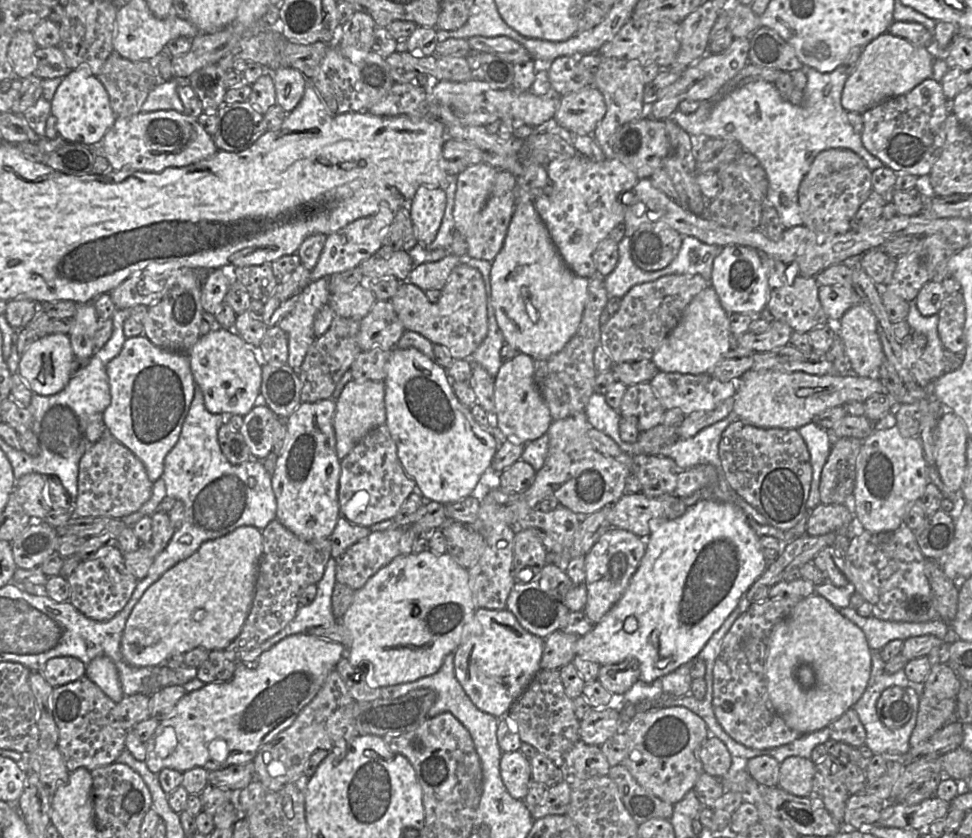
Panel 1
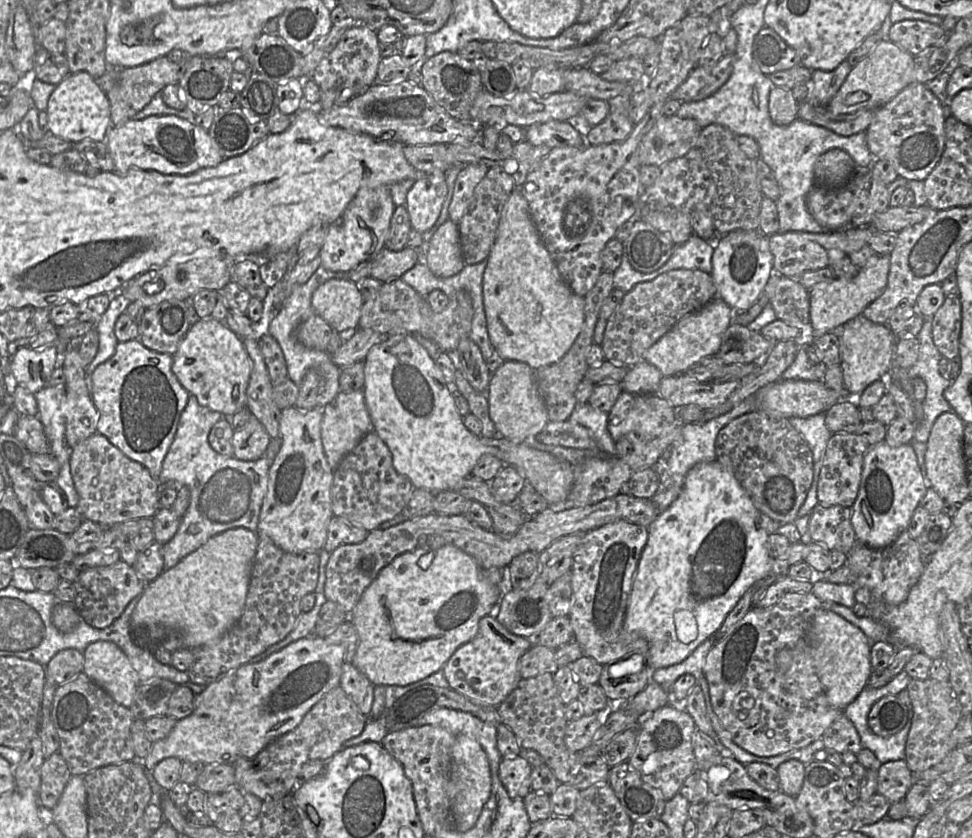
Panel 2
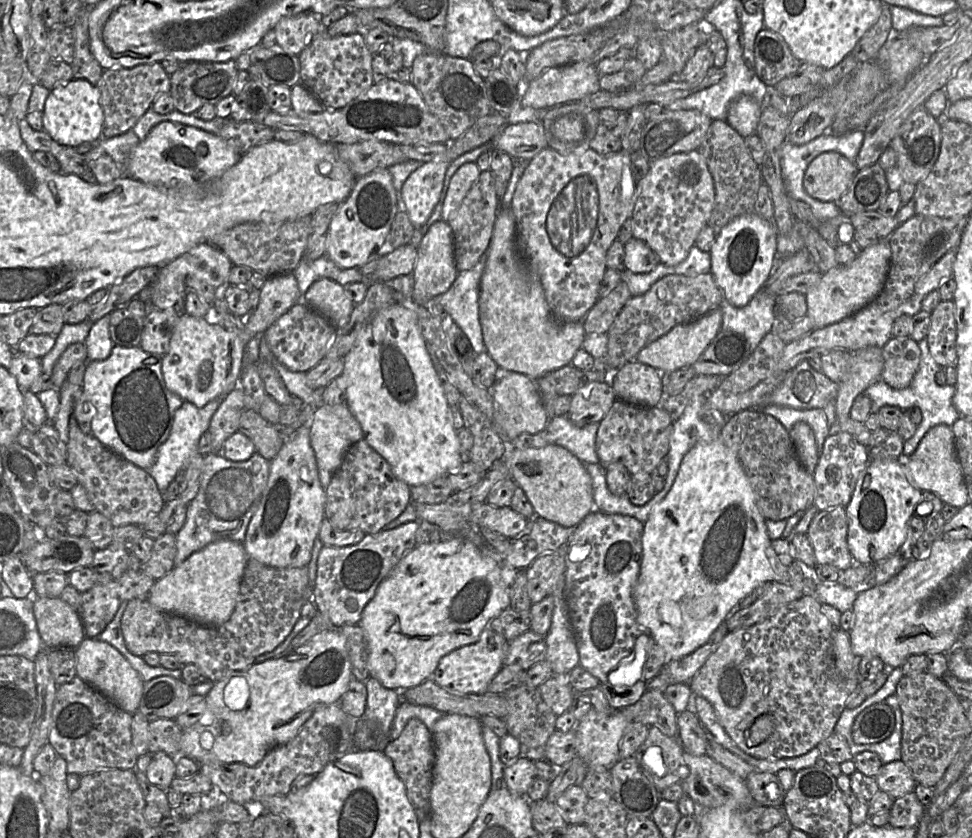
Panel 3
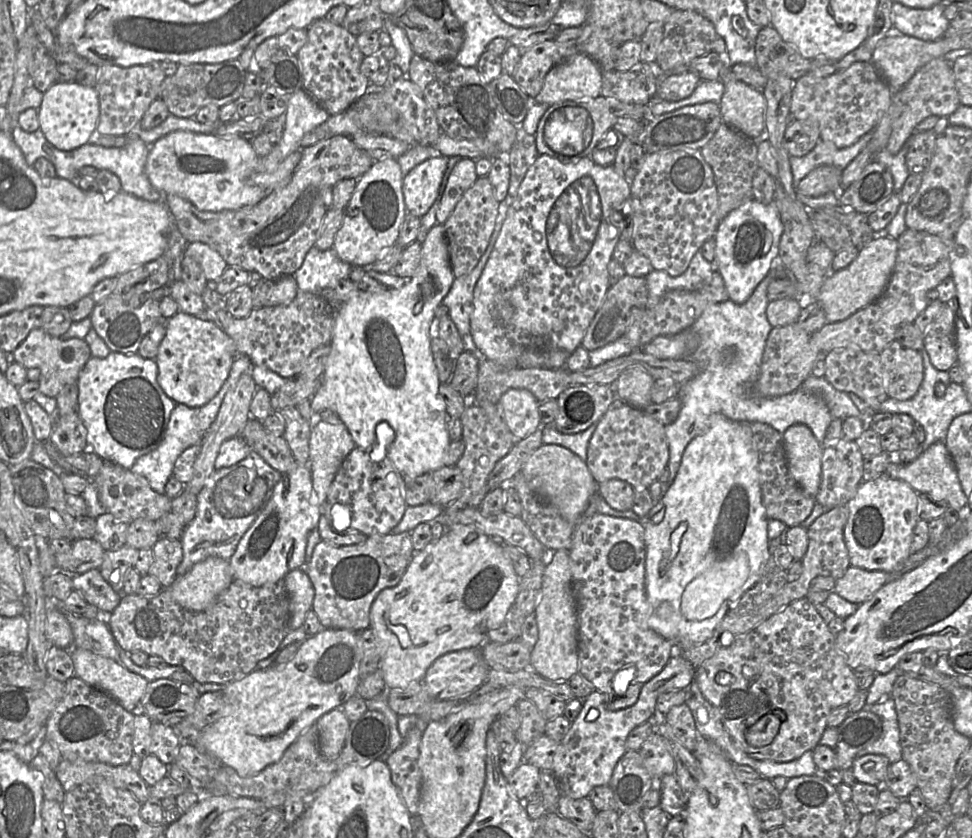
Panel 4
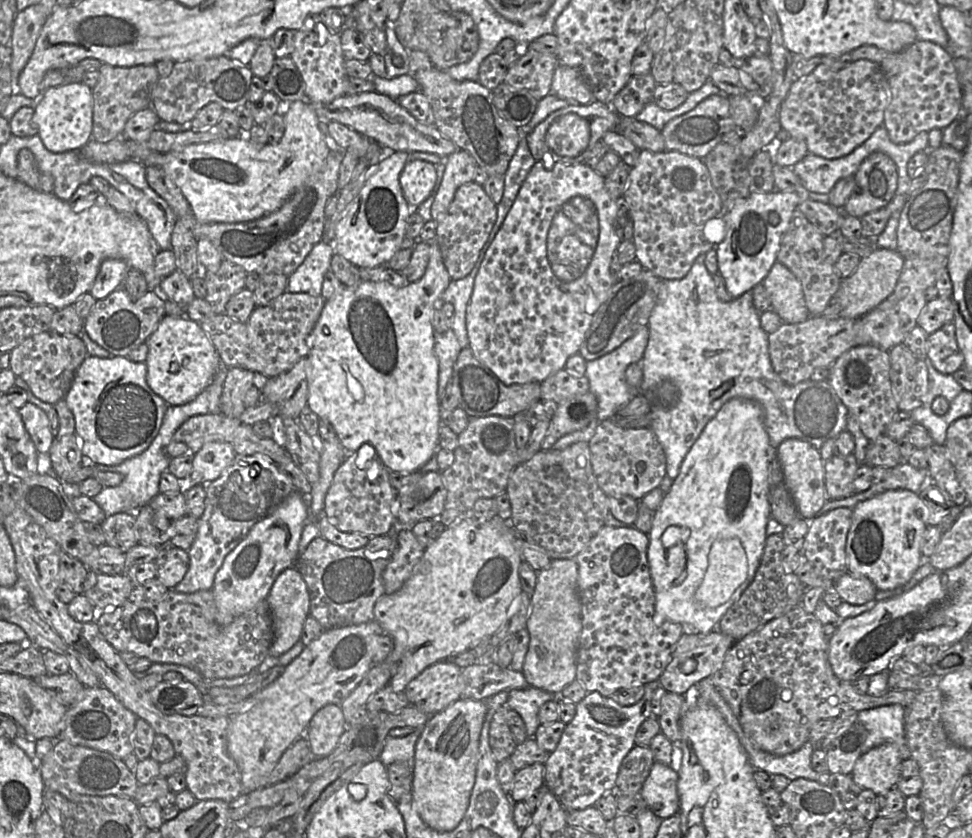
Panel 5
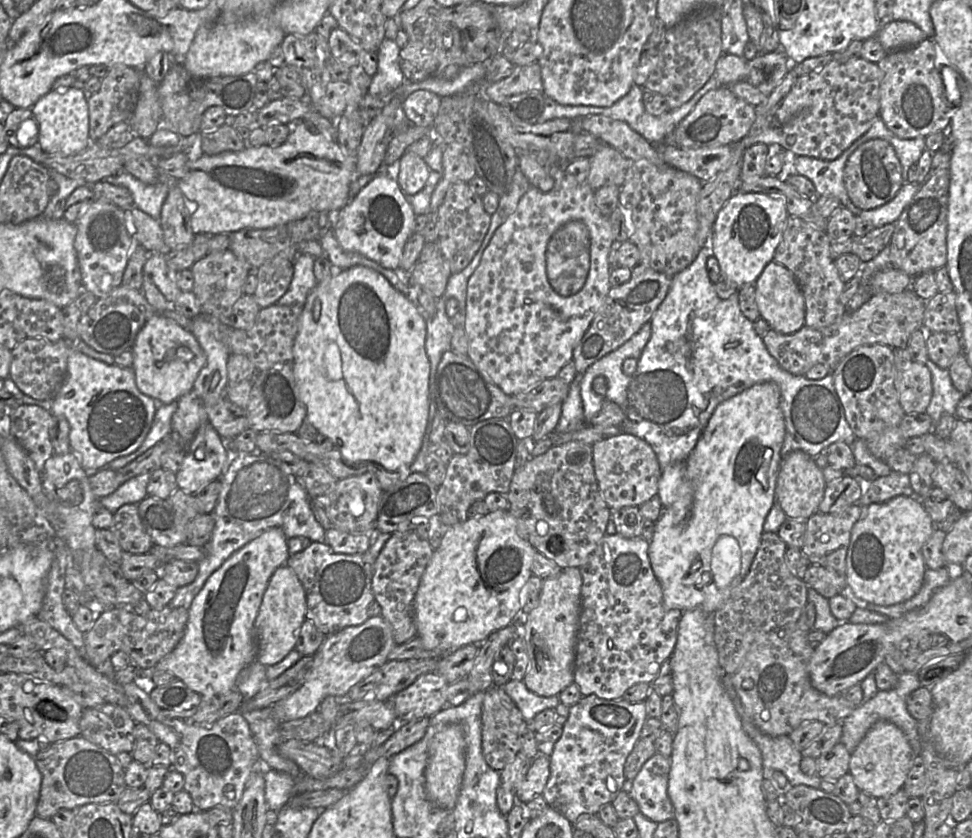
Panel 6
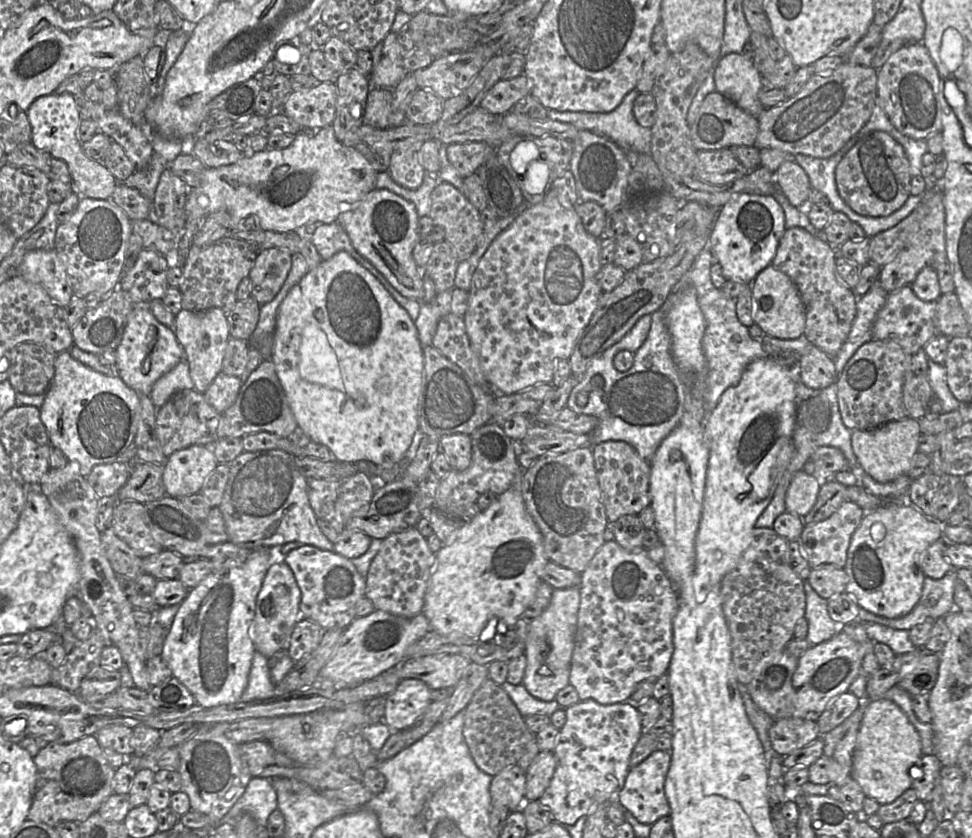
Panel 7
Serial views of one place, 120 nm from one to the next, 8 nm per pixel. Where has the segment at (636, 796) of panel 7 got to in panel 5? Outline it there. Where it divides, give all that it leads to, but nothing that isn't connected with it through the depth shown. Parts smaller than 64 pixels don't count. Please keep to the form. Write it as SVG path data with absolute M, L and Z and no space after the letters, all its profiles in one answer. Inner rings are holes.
M655 761L643 783L640 795L647 809L661 819L679 813L677 781L678 773L672 767Z

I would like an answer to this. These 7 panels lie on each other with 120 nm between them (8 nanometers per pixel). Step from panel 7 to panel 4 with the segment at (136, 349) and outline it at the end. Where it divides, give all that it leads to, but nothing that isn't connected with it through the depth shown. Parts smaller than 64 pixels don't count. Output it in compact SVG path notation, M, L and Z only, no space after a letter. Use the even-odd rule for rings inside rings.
M178 312L165 321L166 333L155 358L157 382L176 404L197 408L207 404L229 376L236 353L233 340L202 316Z

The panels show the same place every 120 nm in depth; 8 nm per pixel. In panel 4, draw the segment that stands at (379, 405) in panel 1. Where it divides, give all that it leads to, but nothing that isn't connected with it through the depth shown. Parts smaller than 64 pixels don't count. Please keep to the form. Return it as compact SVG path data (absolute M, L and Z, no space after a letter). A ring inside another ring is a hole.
M317 415L311 425L309 469L319 505L325 502L342 461L353 448L355 443L341 420L331 424L320 420Z

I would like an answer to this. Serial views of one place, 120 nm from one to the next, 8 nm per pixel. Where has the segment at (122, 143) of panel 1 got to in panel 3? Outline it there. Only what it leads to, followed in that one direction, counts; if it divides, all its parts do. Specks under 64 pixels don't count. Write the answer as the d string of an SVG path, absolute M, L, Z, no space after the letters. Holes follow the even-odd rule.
M163 121L154 126L147 137L133 149L126 165L126 174L146 184L176 186L177 183L205 184L219 178L241 158L233 146L220 136L193 126ZM205 144L207 155L200 154L199 145Z

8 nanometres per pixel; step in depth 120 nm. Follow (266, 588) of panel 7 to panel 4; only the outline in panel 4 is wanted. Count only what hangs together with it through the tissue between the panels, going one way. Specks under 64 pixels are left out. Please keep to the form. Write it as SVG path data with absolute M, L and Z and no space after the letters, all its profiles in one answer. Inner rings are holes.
M305 565L289 571L284 576L284 584L289 597L289 626L295 630L302 627L306 614L312 609L315 591Z

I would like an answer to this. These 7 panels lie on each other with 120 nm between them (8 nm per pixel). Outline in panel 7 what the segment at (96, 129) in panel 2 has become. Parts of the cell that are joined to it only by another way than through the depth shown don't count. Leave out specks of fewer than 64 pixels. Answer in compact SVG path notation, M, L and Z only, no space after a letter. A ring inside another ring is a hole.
M53 92L37 98L28 108L27 117L31 124L31 142L52 157L63 160L70 171L73 192L79 198L110 200L118 182L102 161L87 157L82 143L77 138L77 129L81 122L80 111L75 97L70 93Z

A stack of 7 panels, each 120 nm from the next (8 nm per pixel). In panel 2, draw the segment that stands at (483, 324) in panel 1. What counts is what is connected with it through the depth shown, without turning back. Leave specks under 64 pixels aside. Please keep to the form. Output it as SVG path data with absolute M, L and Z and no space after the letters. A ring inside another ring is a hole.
M402 279L384 282L374 296L364 302L361 309L359 328L371 329L383 335L420 333L432 340L442 352L454 354L459 342L469 337L473 318L473 304L467 290L457 291L450 297L447 307L440 313L434 312L426 297Z

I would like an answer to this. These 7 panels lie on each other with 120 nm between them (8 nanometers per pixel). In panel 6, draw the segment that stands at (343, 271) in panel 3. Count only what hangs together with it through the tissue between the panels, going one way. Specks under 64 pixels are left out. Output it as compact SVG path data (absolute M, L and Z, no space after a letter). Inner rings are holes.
M300 254L295 259L290 285L277 304L291 306L305 303L308 294L318 283L313 272L314 260L310 254Z

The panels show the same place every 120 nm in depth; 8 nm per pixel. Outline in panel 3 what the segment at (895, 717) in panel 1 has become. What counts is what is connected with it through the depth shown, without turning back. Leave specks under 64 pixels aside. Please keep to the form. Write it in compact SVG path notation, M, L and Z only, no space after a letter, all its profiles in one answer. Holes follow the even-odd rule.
M884 702L871 705L855 719L852 739L856 744L876 744L888 738L894 729L894 714Z

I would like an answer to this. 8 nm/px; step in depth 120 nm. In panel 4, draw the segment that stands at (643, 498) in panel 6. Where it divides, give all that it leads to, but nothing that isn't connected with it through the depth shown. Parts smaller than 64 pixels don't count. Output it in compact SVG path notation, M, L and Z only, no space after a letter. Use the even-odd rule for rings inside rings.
M616 398L597 423L587 448L585 461L597 484L610 479L629 483L634 490L643 490L658 480L667 467L669 449L665 426L644 412Z

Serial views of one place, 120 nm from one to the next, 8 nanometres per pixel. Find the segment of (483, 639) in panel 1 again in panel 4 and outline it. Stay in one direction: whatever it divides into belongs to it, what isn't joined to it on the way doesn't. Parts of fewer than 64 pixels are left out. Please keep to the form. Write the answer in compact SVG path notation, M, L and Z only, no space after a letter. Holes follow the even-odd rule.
M481 647L446 653L437 658L421 680L433 701L465 697L483 685L489 667Z

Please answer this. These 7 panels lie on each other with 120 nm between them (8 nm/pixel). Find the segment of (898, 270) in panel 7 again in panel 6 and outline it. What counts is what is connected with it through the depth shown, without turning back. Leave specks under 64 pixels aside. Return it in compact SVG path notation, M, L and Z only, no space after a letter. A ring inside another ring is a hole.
M949 168L936 169L901 213L889 243L890 267L912 278L923 272L935 272L947 263L947 213L950 185Z

